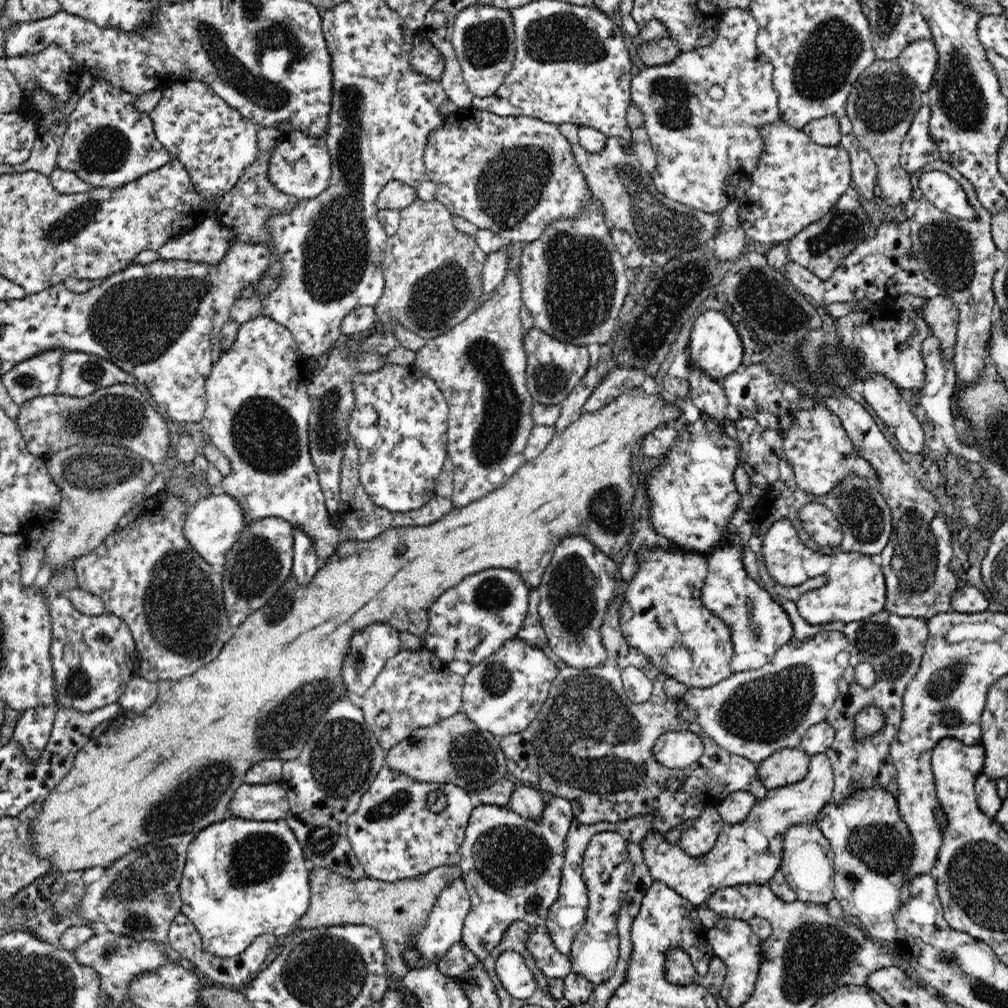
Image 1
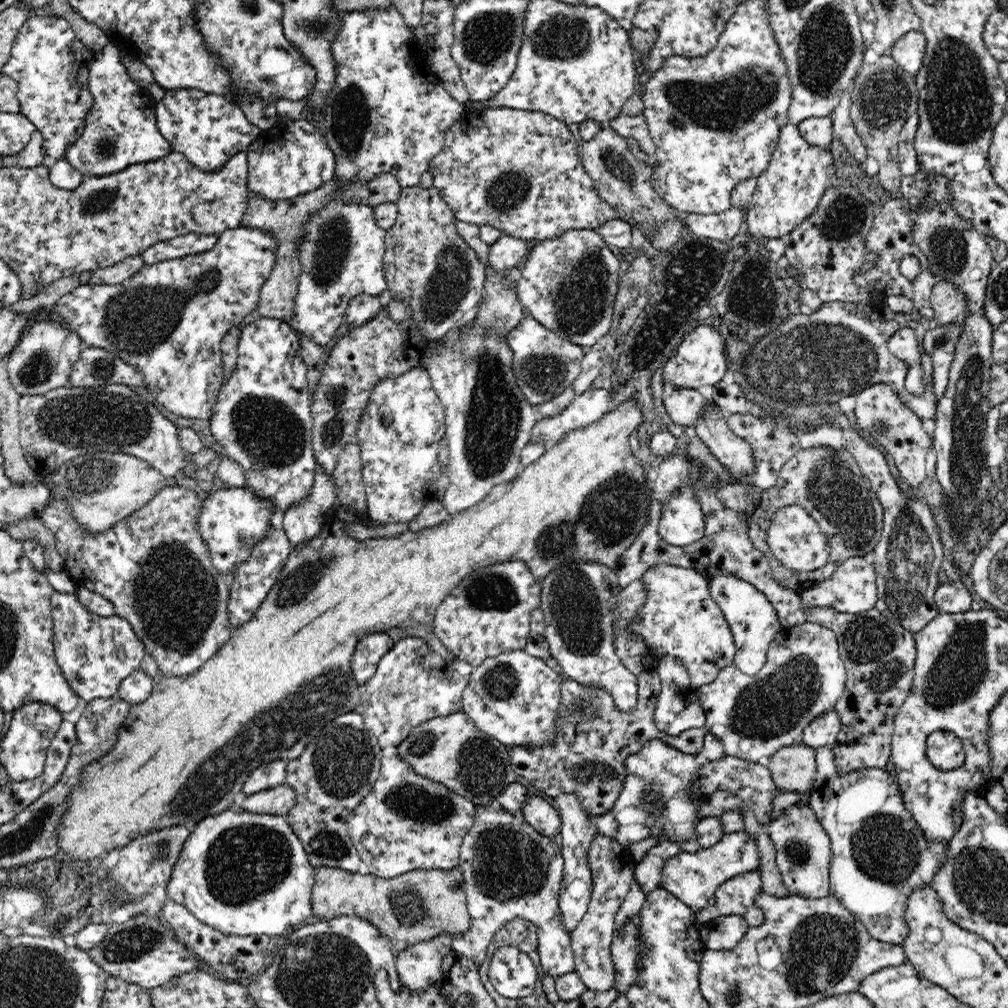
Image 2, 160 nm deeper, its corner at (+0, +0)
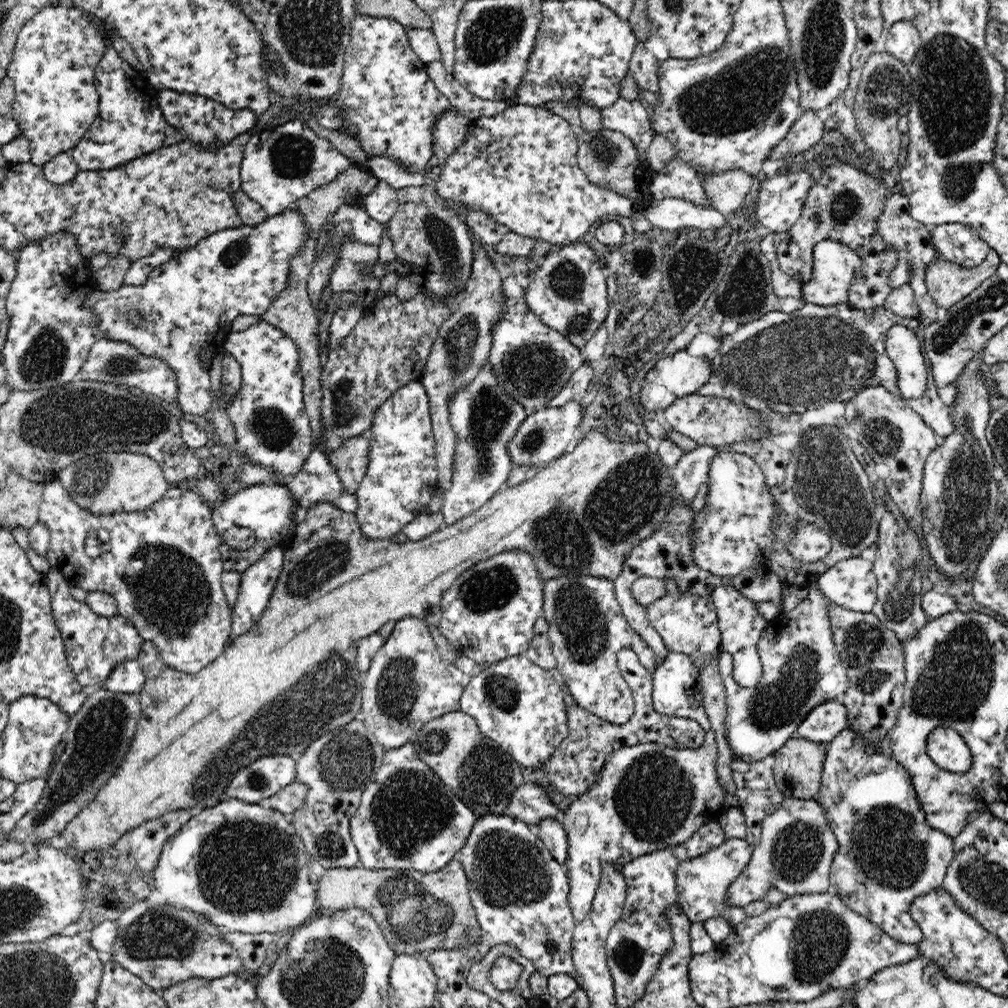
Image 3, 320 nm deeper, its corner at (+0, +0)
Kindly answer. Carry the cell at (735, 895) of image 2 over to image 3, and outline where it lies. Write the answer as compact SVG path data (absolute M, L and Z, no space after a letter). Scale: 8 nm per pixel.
M785 798L761 825L761 838L753 847L749 864L728 890L730 905L744 908L753 901L762 900L771 886L787 898L833 890L829 878L839 842L816 799Z

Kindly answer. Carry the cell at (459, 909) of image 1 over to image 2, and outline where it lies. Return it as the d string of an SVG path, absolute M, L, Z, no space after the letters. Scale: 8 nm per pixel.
M440 935L432 940L414 943L395 956L398 981L411 994L424 994L441 979L442 958L453 950L452 936Z

